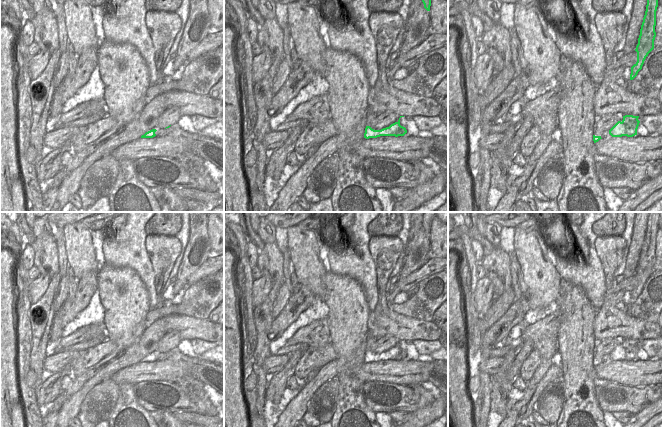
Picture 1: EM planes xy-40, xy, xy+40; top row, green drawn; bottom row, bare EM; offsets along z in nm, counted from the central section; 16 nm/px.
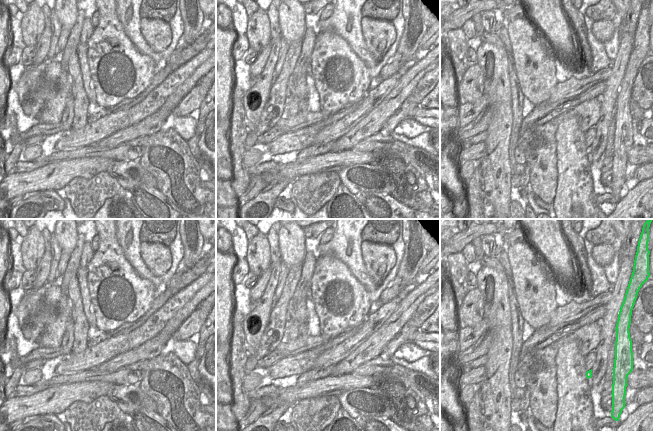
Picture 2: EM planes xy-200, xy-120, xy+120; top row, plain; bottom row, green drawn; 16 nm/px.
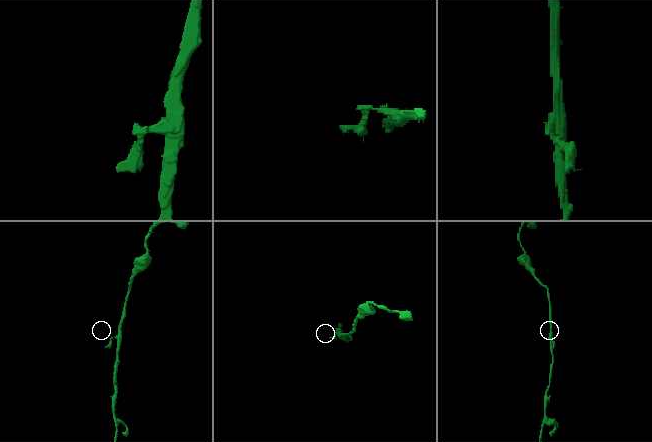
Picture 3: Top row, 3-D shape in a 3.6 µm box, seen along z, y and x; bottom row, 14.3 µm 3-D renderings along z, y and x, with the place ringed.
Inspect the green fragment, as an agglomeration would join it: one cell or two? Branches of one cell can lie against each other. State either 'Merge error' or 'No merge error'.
No merge error

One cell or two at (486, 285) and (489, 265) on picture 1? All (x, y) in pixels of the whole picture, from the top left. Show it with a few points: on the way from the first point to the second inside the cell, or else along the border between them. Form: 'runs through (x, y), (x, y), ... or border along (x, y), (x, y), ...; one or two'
border along (485, 276), (492, 283), (492, 300); two

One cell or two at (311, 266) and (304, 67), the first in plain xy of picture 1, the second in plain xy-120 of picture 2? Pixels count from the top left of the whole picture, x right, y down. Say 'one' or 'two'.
two

